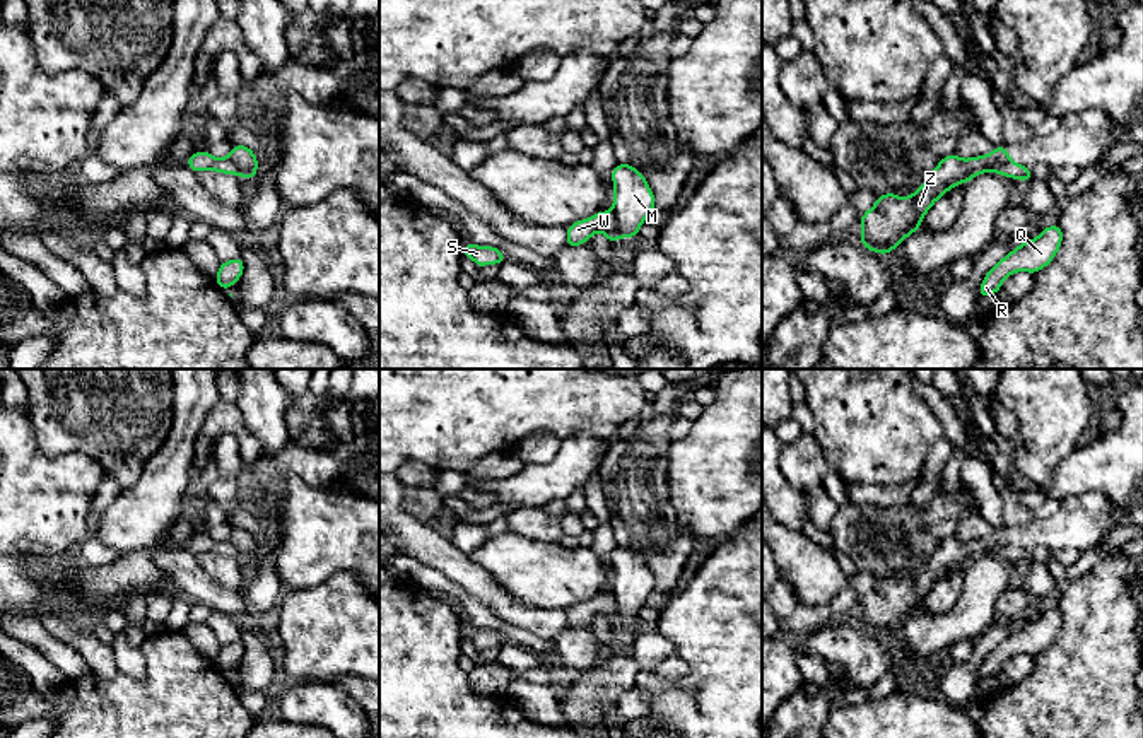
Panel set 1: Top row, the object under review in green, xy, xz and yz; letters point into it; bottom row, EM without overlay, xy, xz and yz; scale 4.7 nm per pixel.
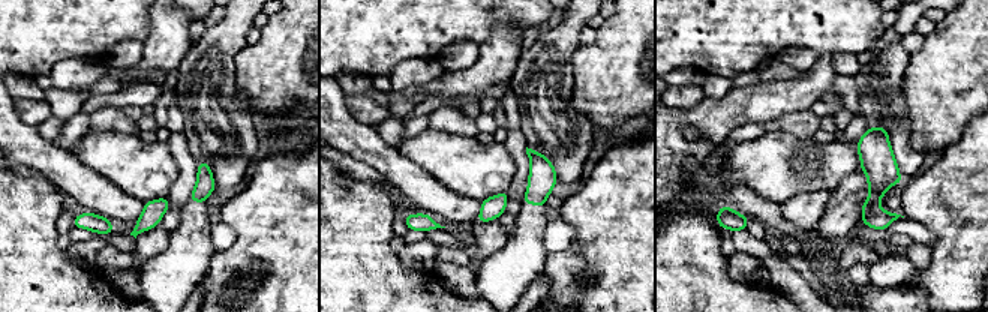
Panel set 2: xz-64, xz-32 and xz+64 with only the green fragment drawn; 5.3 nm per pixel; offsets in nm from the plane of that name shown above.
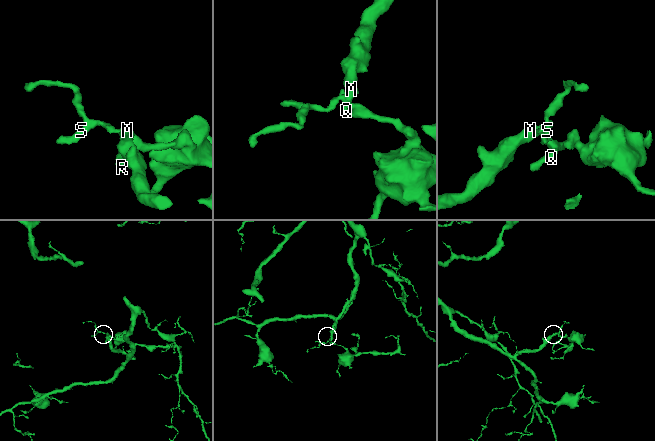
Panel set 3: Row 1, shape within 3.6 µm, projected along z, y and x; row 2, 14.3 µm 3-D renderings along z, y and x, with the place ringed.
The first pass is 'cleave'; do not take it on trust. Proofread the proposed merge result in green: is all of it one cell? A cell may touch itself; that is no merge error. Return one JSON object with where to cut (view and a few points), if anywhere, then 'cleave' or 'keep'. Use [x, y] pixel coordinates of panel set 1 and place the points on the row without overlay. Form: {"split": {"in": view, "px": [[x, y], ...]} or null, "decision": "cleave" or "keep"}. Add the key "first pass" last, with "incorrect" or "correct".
{"split": {"in": "xz", "px": [[612, 593], [621, 617]]}, "decision": "cleave", "first pass": "correct"}

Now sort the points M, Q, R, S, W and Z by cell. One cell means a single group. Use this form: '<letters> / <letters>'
M Z / Q R S W

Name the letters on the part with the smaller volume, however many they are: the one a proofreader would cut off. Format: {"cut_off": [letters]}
{"cut_off": ["Q", "R", "S", "W"]}

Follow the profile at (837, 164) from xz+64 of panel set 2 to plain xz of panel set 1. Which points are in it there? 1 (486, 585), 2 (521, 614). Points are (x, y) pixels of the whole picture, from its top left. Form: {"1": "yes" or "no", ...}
{"1": "no", "2": "no"}

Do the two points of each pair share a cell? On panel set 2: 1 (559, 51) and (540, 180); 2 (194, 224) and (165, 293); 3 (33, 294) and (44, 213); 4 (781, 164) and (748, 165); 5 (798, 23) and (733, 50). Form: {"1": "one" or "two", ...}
{"1": "two", "2": "one", "3": "one", "4": "one", "5": "one"}

